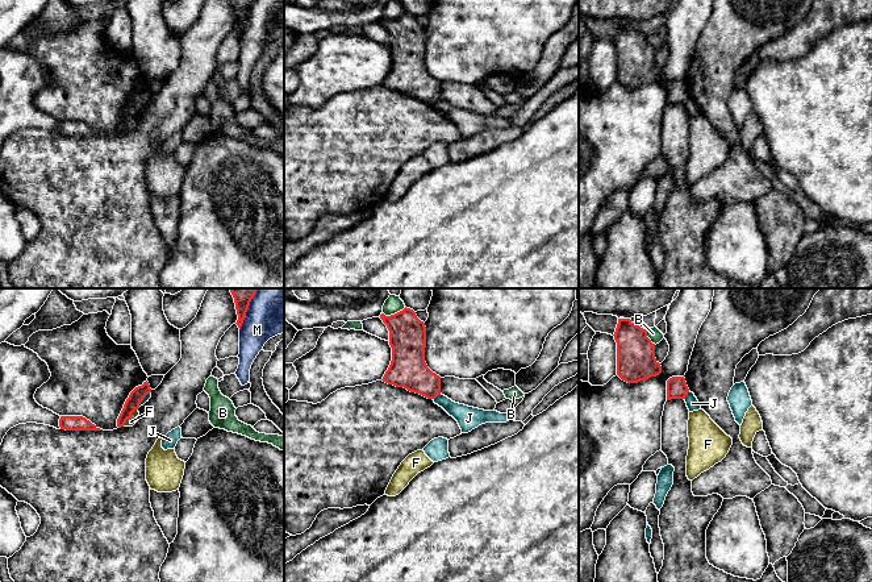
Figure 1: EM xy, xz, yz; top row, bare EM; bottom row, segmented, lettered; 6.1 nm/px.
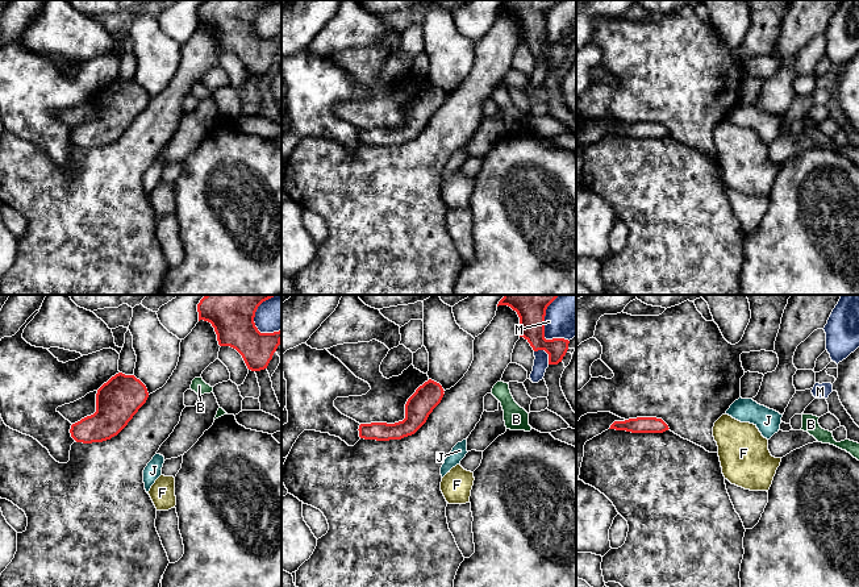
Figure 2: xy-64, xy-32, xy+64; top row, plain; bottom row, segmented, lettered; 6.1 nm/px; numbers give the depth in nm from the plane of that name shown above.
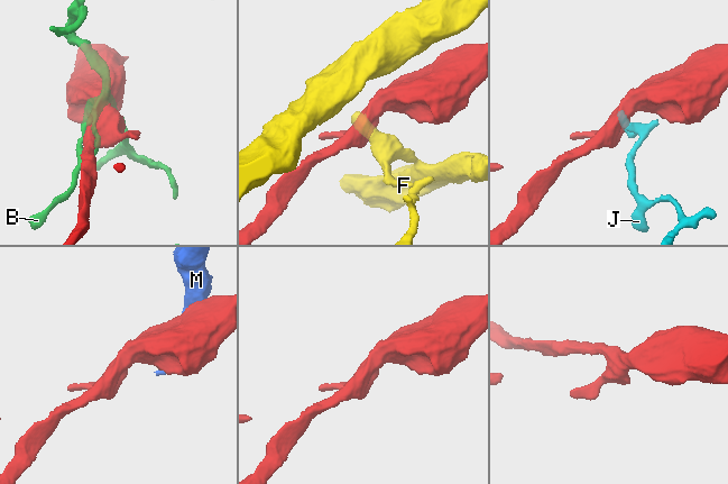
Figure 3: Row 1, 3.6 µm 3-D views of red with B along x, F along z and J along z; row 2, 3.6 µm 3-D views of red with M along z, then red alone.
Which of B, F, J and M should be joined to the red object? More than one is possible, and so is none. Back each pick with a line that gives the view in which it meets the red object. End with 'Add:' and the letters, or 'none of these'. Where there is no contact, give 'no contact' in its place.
Add: none of these

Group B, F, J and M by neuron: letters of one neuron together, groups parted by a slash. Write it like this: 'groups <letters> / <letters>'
groups B / F / J M

